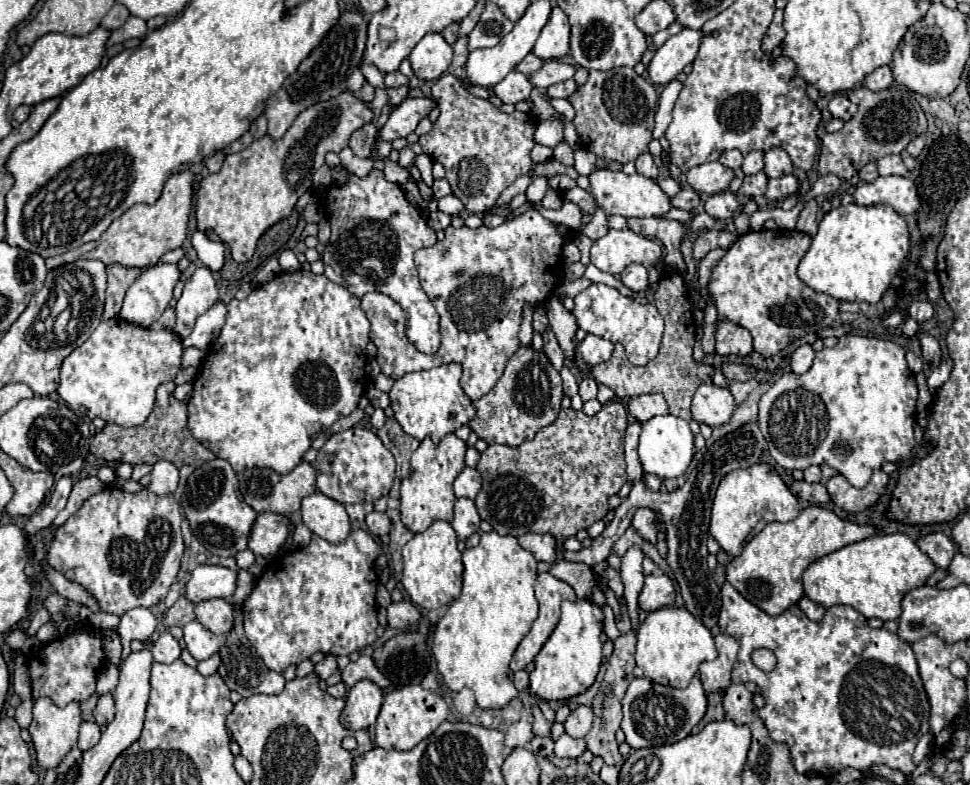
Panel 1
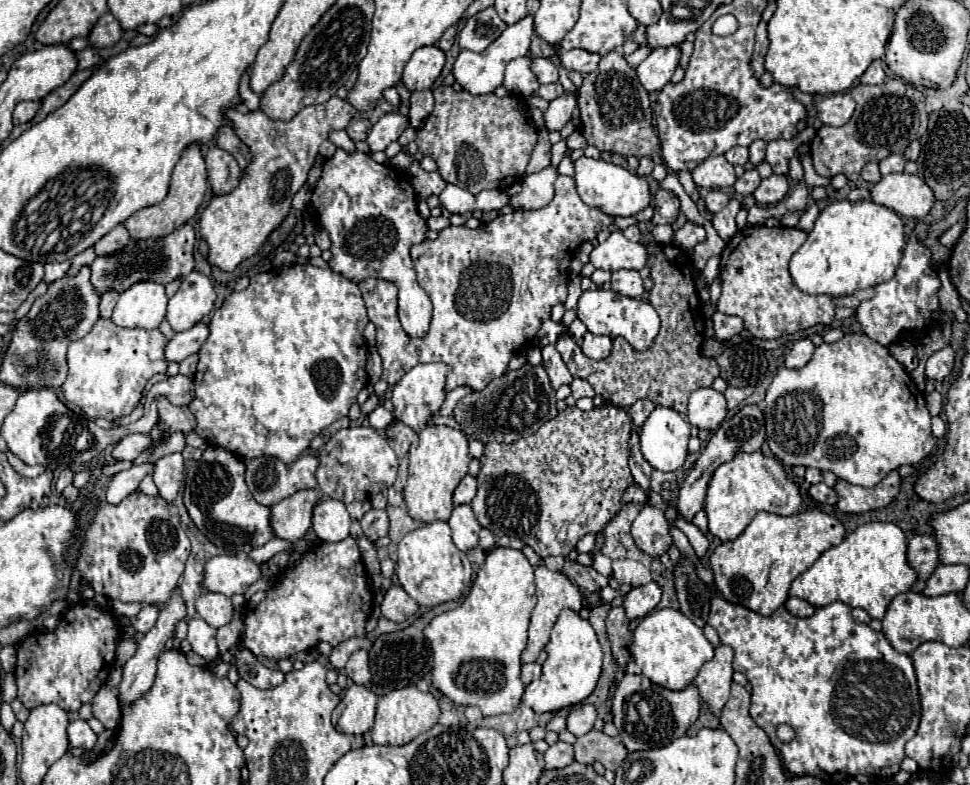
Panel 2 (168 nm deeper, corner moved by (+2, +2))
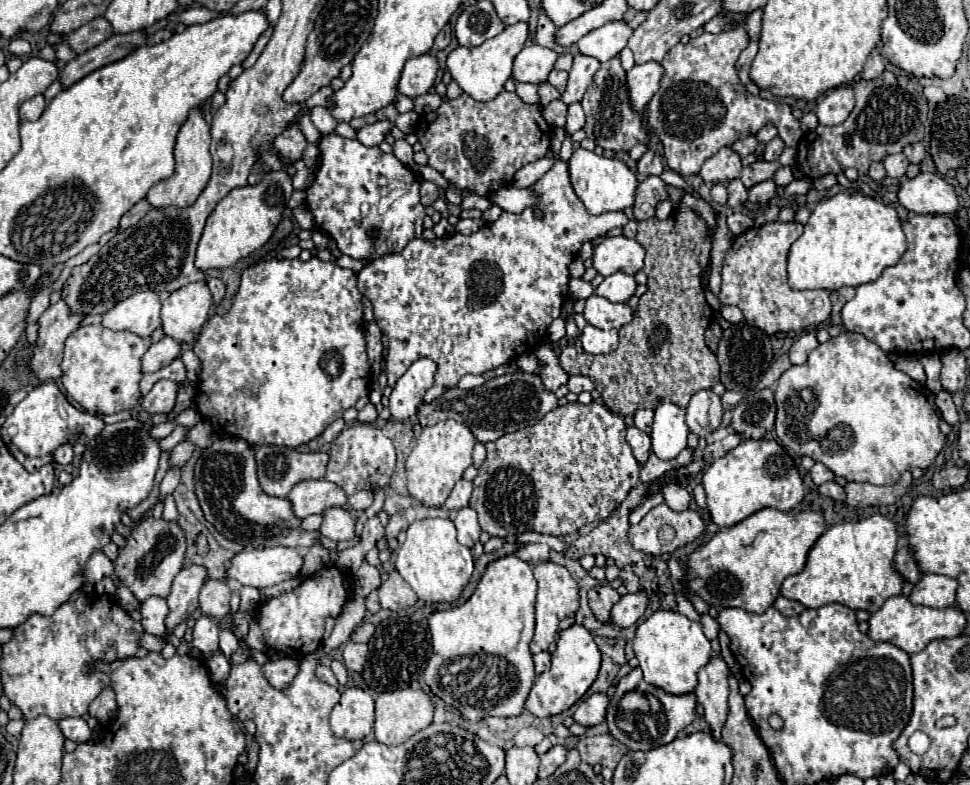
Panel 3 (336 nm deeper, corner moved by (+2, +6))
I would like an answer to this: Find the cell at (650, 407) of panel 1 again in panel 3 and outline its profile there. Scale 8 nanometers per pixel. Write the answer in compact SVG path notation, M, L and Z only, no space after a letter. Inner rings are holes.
M645 408L643 410L637 410L635 416L633 416L633 422L635 422L635 426L639 430L643 430L643 432L649 434L651 424L653 424L653 410L645 410Z

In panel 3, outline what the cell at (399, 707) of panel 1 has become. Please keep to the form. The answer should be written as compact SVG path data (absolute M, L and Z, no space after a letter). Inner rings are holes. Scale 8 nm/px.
M405 688L395 692L383 692L375 700L375 738L387 746L403 744L413 734L427 728L431 720L433 720L433 704L423 690Z

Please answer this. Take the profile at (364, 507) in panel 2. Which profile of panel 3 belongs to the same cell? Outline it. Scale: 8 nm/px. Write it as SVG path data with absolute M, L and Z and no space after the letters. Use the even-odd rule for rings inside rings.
M359 490L359 492L351 494L347 500L347 506L357 510L357 512L367 510L371 504L373 504L373 492L371 490Z

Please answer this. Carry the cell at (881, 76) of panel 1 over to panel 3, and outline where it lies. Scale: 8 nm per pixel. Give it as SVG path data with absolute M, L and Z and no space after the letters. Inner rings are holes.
M873 50L869 54L869 58L867 58L867 62L865 62L865 68L863 68L863 74L861 76L865 80L873 80L873 78L879 78L883 74L883 70L885 70L883 58L881 58L881 54L877 50Z

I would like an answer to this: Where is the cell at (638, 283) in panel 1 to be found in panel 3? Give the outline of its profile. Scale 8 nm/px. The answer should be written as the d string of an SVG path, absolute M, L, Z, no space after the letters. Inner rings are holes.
M615 272L595 288L595 294L607 298L609 302L627 302L635 294L635 288L637 282L633 276L625 272Z

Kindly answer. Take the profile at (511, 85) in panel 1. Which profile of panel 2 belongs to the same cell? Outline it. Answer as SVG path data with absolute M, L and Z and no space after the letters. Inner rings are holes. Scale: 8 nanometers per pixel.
M529 56L515 58L515 60L511 60L507 64L503 86L509 90L509 94L519 96L519 98L527 98L527 96L531 96L531 94L537 92L539 82L537 82L535 74L531 72L529 64L531 64Z

